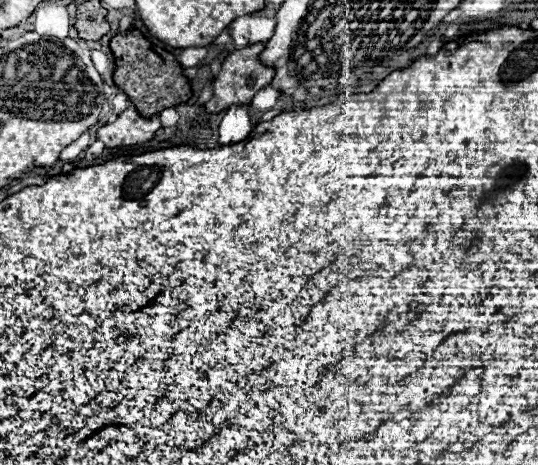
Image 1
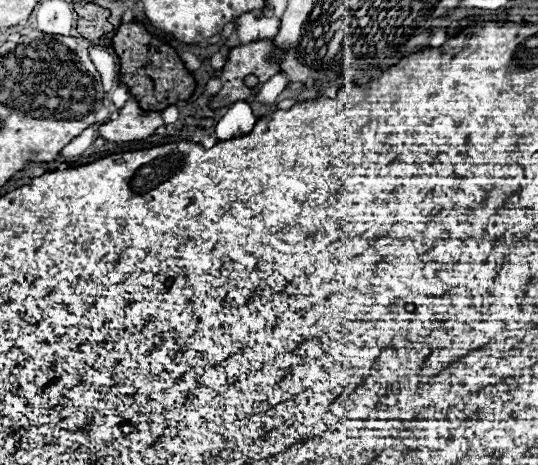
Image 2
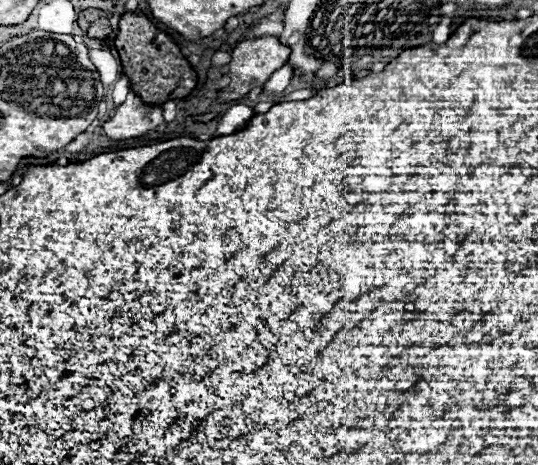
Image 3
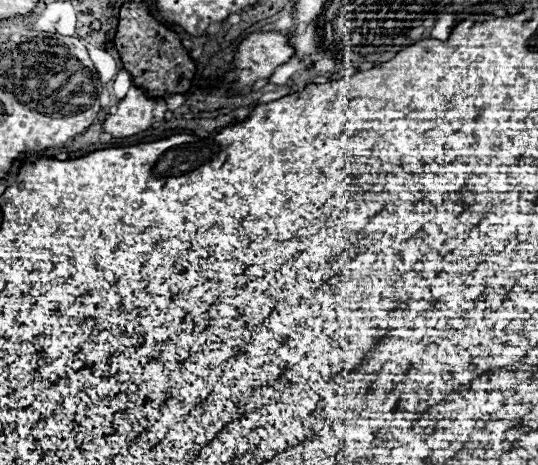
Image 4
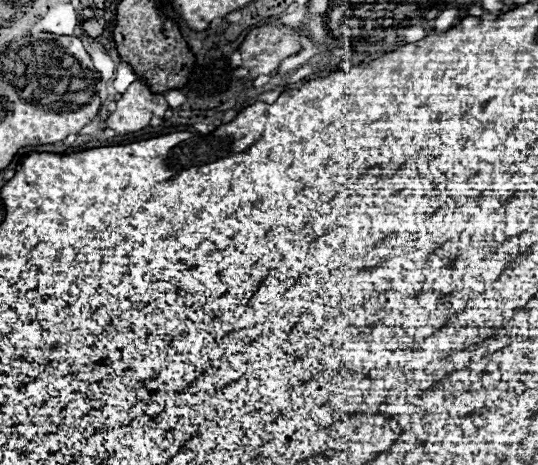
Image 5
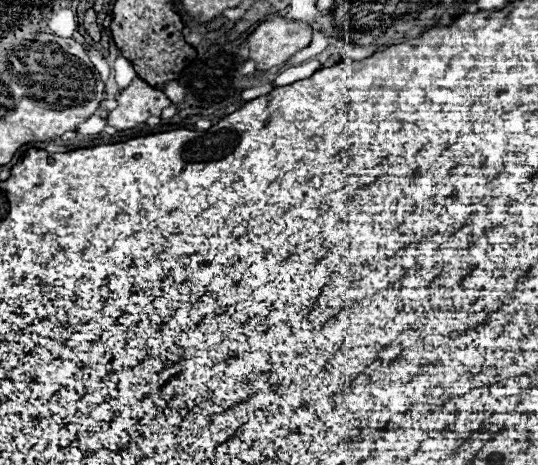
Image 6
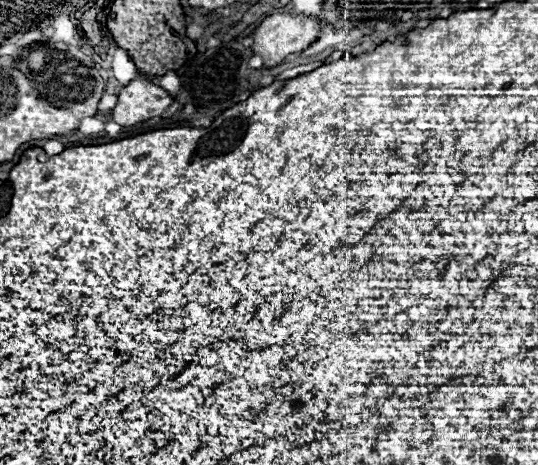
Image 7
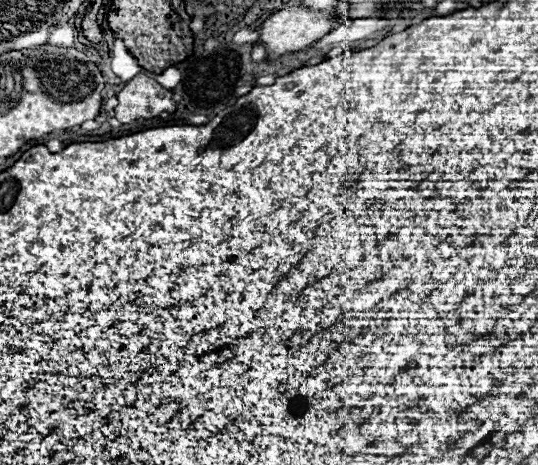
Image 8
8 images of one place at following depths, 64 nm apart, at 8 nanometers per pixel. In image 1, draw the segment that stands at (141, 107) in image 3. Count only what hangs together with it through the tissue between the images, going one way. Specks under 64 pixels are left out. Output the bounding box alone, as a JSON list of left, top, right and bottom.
[98,106,162,148]

